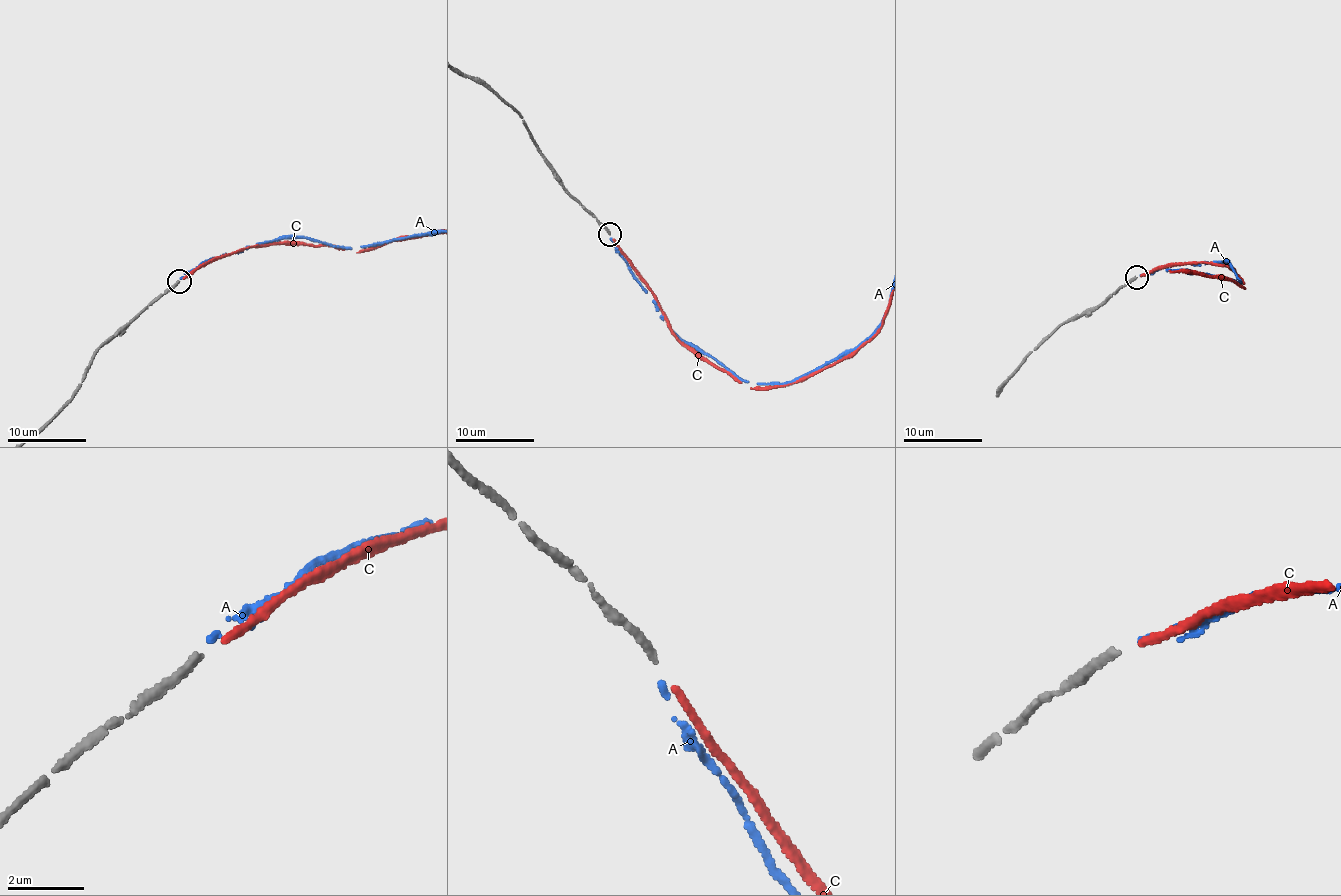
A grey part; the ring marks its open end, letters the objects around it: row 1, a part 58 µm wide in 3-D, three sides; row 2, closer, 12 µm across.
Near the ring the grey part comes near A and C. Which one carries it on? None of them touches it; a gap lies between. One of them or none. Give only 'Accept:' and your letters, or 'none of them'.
Accept: A

